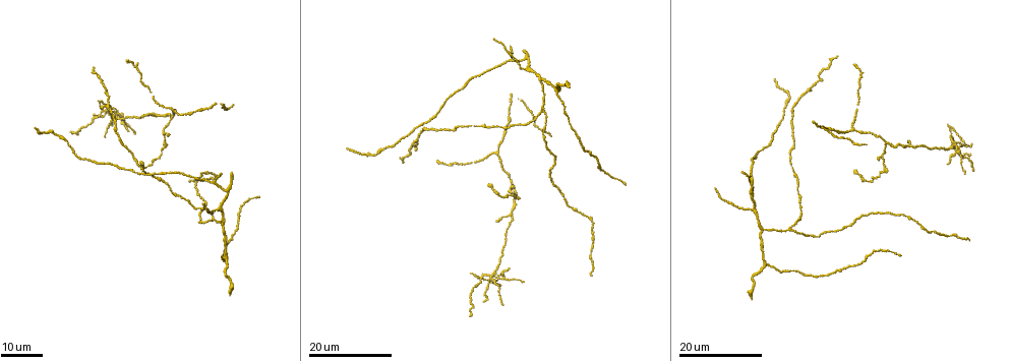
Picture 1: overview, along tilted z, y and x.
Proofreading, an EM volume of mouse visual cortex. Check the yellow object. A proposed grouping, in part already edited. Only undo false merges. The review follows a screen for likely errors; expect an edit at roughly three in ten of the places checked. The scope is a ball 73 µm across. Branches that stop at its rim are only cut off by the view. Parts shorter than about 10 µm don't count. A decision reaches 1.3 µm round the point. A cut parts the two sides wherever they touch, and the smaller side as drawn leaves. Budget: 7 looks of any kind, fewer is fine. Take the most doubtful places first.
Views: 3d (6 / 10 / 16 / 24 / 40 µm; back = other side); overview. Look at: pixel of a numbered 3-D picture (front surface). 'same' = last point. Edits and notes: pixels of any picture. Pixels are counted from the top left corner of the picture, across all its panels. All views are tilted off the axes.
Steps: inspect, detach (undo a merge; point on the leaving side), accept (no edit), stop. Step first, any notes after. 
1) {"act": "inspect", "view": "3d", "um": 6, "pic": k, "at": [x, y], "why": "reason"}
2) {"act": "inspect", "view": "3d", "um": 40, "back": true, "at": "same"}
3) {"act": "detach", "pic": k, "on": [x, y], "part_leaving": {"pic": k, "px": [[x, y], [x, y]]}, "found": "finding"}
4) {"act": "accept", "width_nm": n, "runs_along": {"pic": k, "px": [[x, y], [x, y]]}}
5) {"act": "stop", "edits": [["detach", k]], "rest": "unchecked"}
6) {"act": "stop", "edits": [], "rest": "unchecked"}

{"act": "inspect", "view": "3d", "um": 24, "pic": 1, "at": [492, 278], "why": "four or more arms meet"}

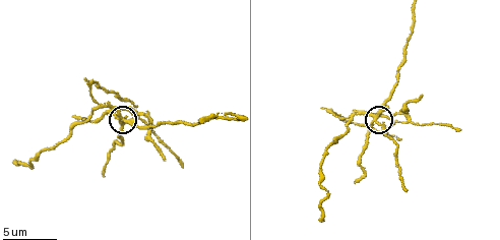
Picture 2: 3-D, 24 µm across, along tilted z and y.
{"act": "inspect", "view": "3d", "um": 10, "pic": 2, "at": [374, 119]}

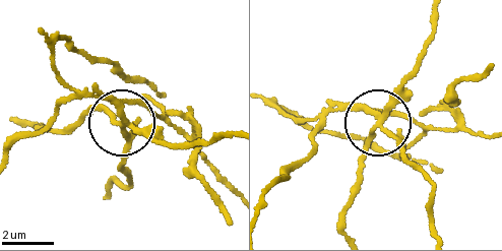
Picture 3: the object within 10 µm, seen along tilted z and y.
{"act": "detach", "pic": 3, "on": [125, 151], "width_nm": 230, "part_leaving": {"pic": 3, "px": [[380, 120], [362, 110], [332, 112], [308, 152], [267, 186]]}, "found": "a second cell is stuck on"}

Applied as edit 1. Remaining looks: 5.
{"act": "inspect", "view": "overview"}

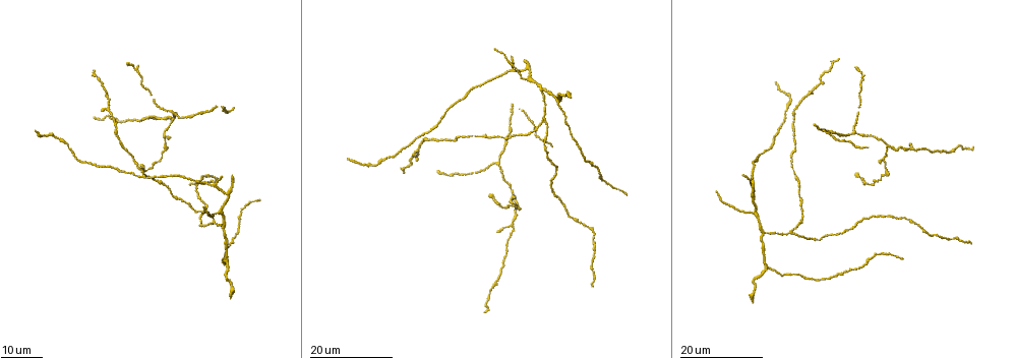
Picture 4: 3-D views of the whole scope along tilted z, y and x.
{"act": "inspect", "view": "3d", "um": 16, "pic": 4, "at": [887, 144], "why": "a fork"}

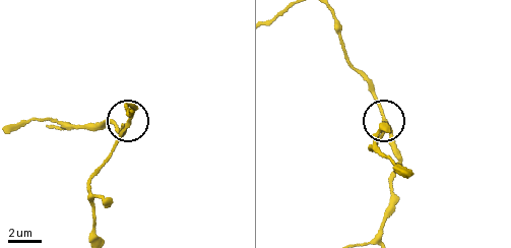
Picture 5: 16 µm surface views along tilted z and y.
{"act": "inspect", "view": "3d", "um": 6, "pic": 5, "at": [130, 125]}

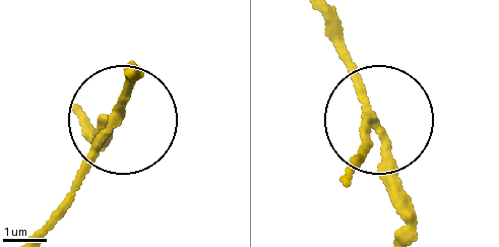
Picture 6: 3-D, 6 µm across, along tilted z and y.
{"act": "accept", "width_nm": 160, "found": "all the same cell"}

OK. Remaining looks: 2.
{"act": "inspect", "view": "3d", "um": 24, "pic": 4, "at": [543, 120], "why": "branch point"}

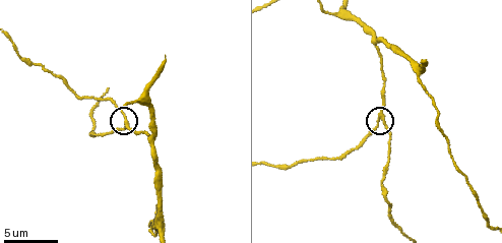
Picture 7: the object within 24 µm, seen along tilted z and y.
{"act": "inspect", "view": "3d", "um": 10, "pic": 7, "at": [126, 117]}

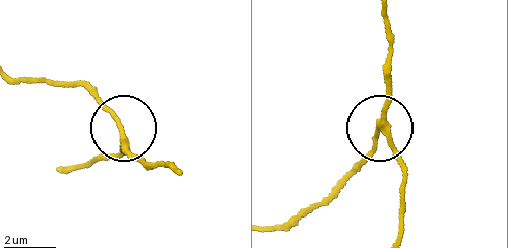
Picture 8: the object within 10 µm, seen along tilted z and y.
{"act": "accept", "arms": 3, "found": "continuous, no second cell"}

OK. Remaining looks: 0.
{"act": "stop", "edits": [["detach", 3]], "rest": "unchecked"}

